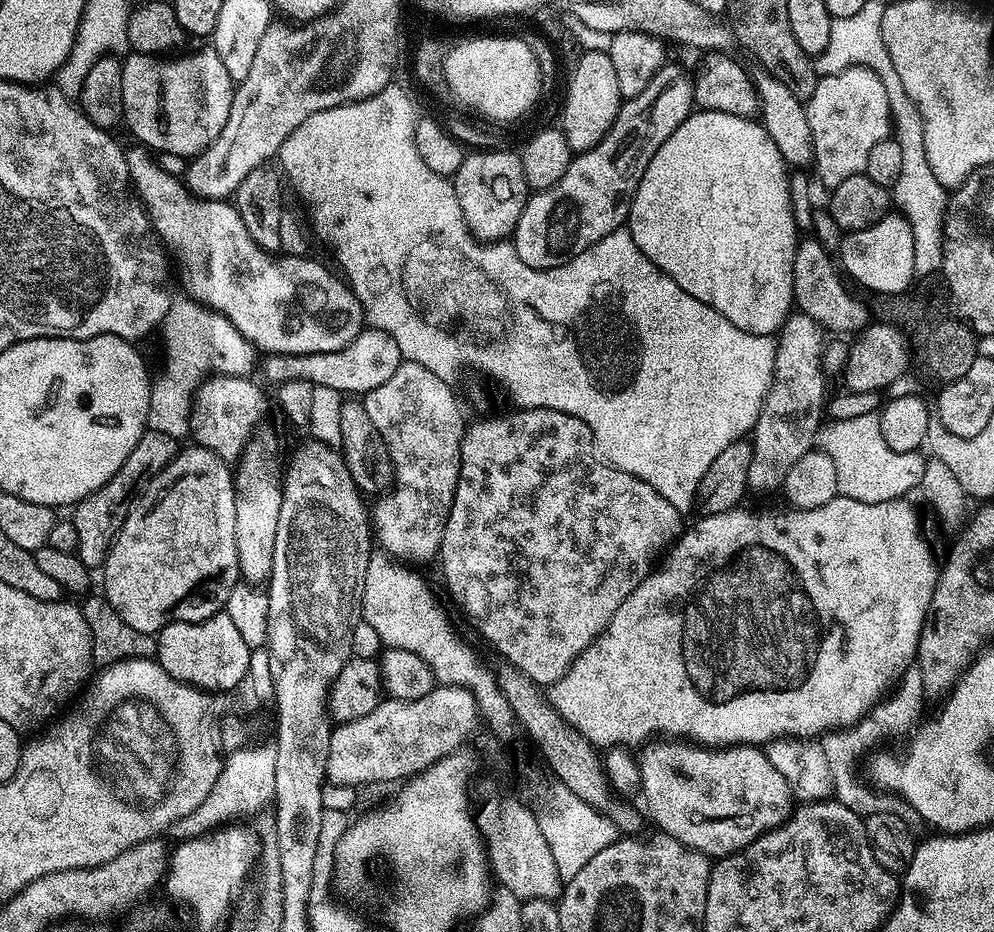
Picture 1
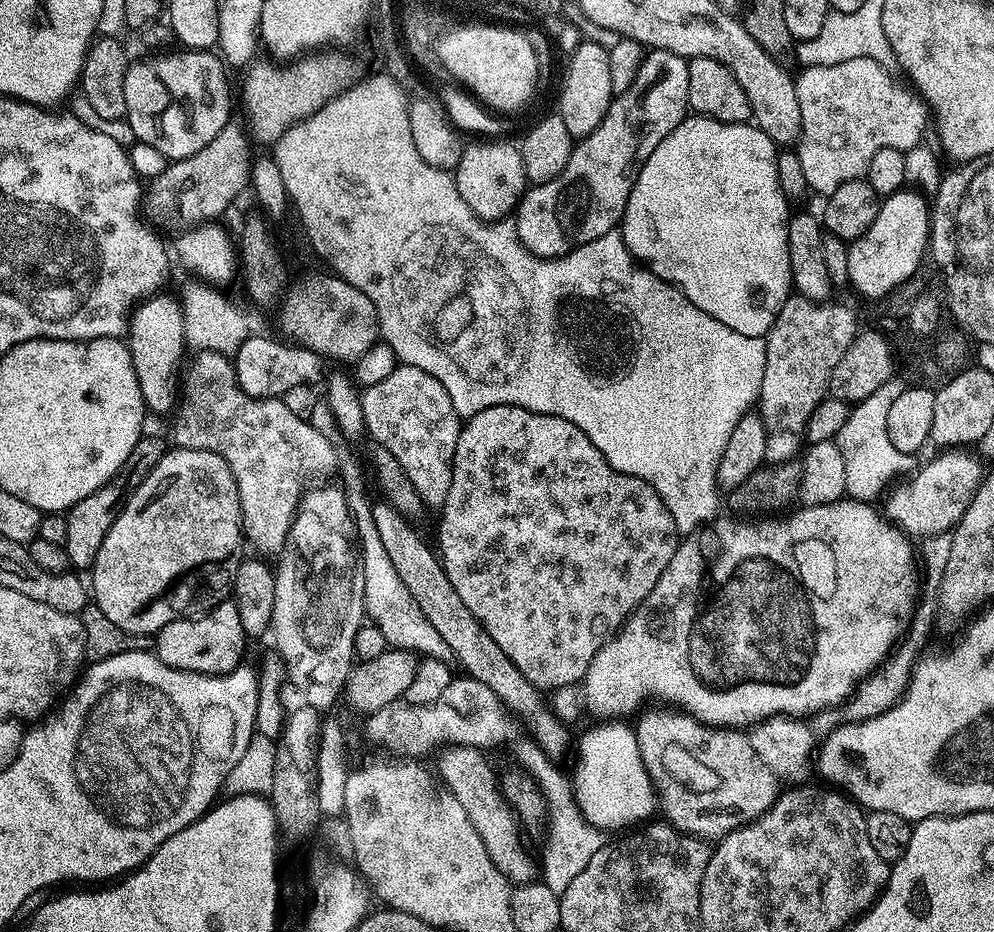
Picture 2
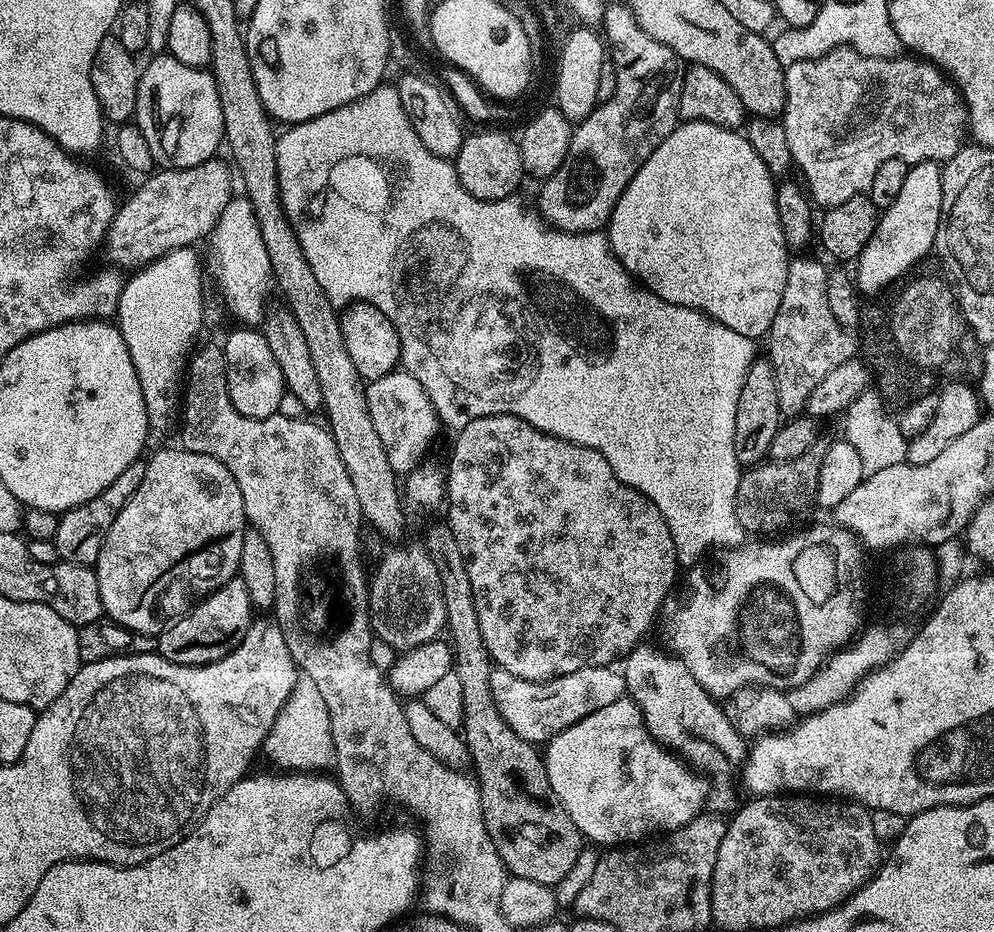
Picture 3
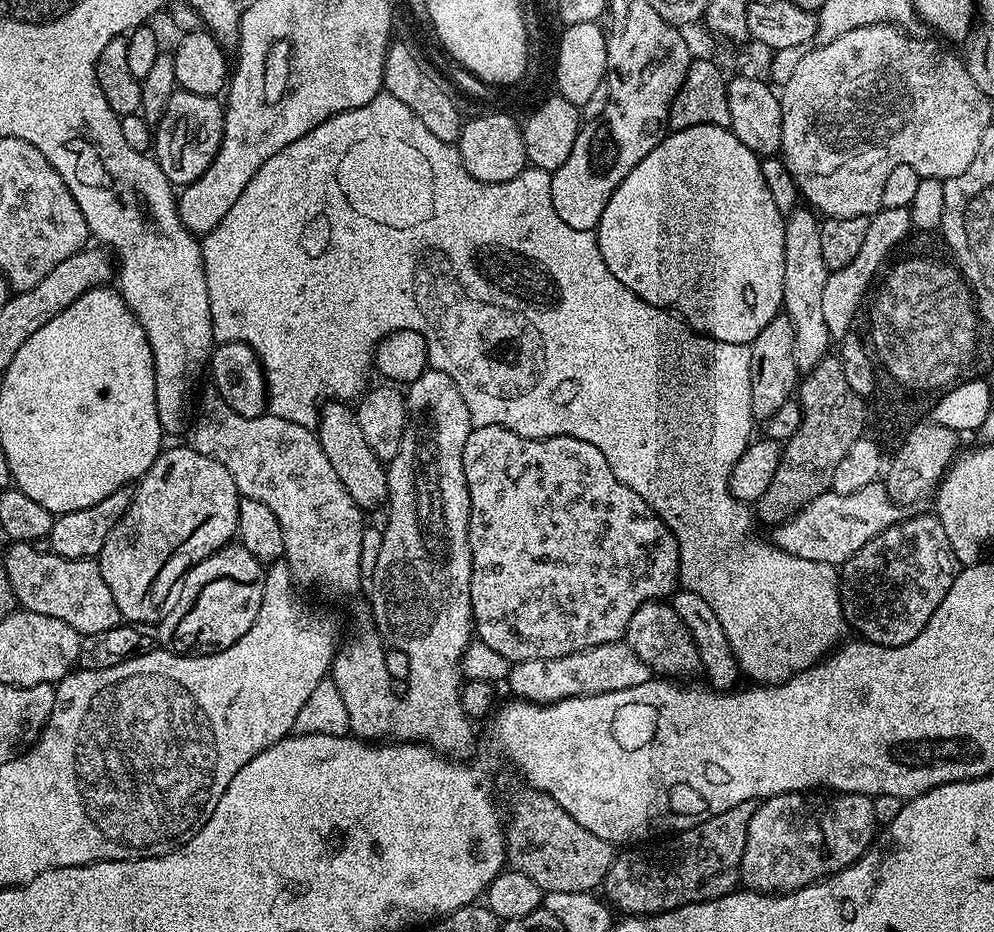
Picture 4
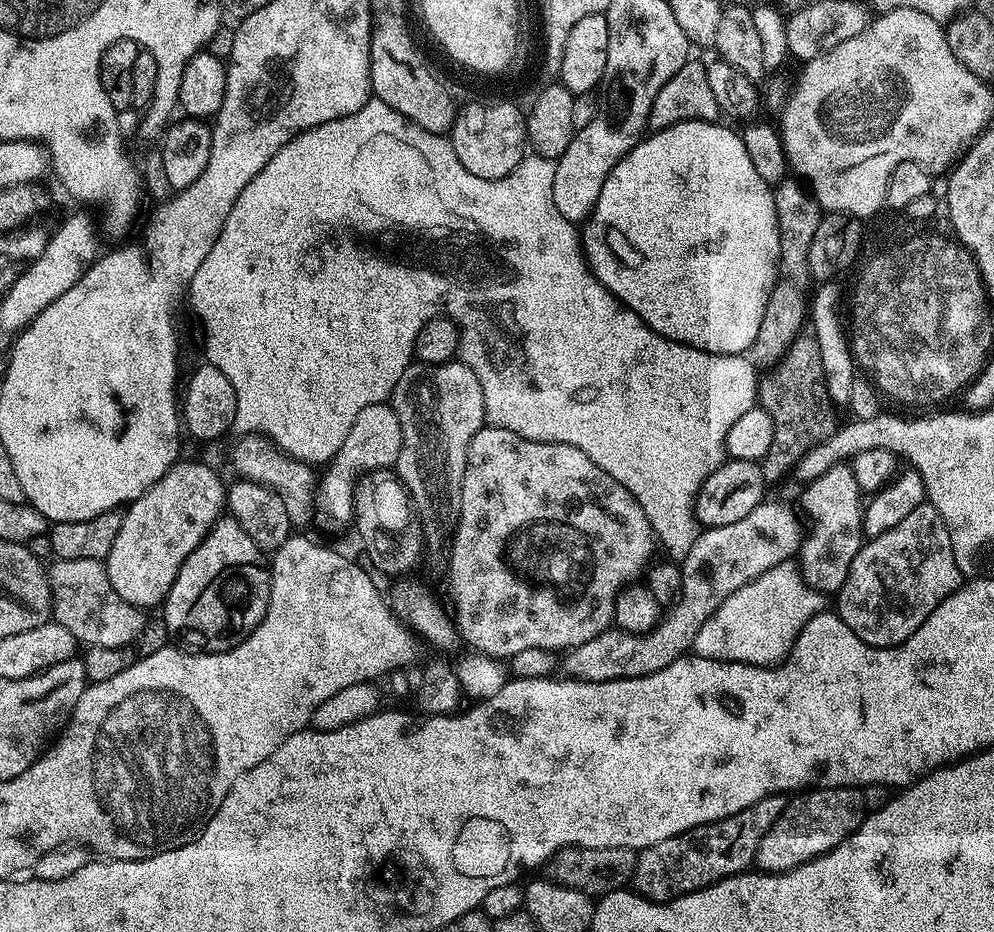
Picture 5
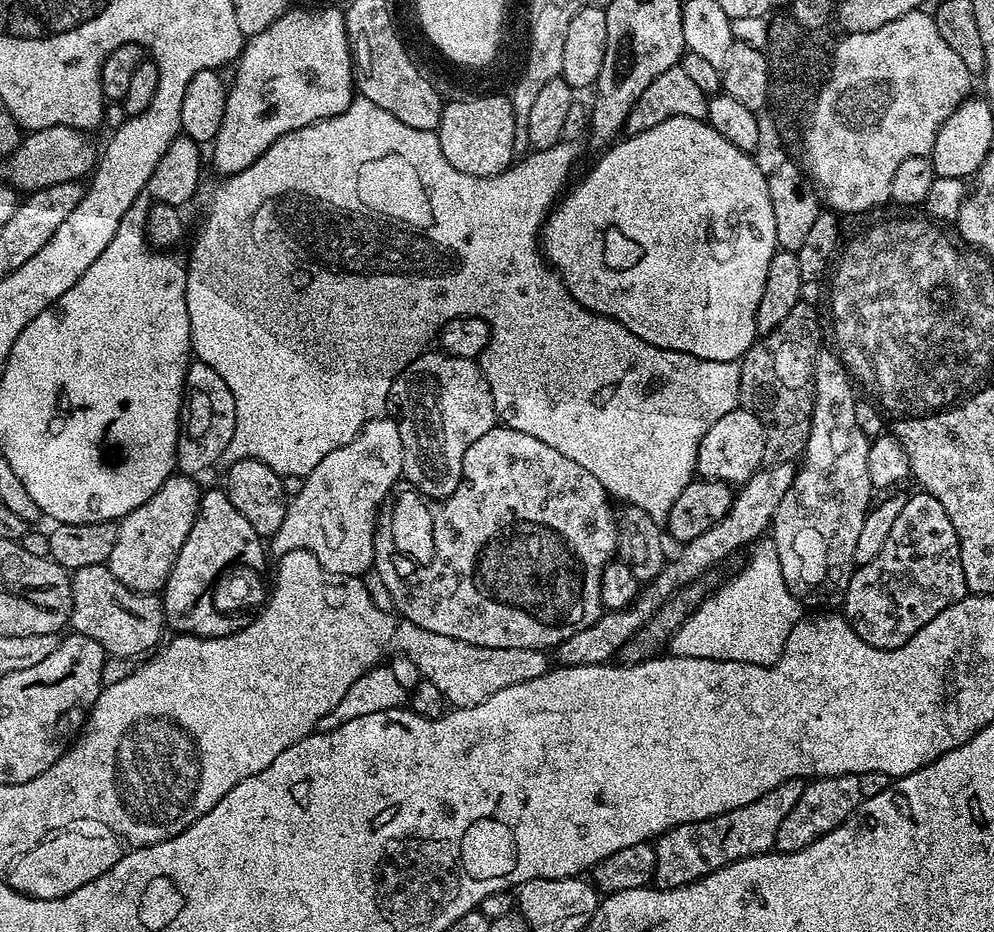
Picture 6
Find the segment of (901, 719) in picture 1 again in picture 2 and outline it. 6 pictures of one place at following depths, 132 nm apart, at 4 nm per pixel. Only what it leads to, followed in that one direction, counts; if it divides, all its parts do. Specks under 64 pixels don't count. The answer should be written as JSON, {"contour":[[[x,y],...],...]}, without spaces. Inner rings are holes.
{"contour":[[[944,533],[938,536],[928,536],[921,541],[920,564],[922,567],[922,583],[920,586],[920,597],[916,607],[913,609],[912,618],[909,621],[903,638],[897,646],[889,653],[887,659],[879,665],[870,675],[861,680],[854,689],[852,696],[846,698],[838,705],[824,708],[813,713],[809,717],[811,732],[818,738],[828,736],[836,727],[846,723],[856,723],[877,717],[878,714],[885,713],[901,699],[908,688],[909,678],[915,668],[915,663],[923,653],[922,649],[937,620],[942,614],[942,600],[939,598],[941,592],[942,578],[945,576],[947,563],[950,559],[953,536],[951,533]]]}

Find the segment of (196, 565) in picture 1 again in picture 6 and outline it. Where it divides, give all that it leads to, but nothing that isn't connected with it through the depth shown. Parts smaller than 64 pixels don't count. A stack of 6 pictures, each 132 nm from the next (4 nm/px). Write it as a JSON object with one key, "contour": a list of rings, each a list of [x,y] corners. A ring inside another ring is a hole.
{"contour":[[[174,474],[166,482],[162,482],[162,486],[158,486],[158,490],[154,494],[150,494],[150,498],[146,498],[146,502],[142,502],[142,506],[138,506],[138,510],[130,510],[130,514],[126,514],[118,521],[118,542],[114,542],[114,550],[110,550],[107,565],[110,574],[114,574],[114,578],[118,578],[118,582],[122,582],[122,586],[145,594],[163,593],[164,584],[170,578],[170,570],[178,558],[178,550],[182,550],[182,546],[194,526],[198,510],[201,508],[202,488],[196,483],[197,481],[193,477]]]}

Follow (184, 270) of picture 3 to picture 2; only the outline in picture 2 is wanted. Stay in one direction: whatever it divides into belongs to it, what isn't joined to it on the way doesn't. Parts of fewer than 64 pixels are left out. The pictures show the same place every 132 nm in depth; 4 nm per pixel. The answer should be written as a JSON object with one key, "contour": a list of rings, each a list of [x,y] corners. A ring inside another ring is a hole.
{"contour":[[[152,294],[143,302],[137,303],[128,325],[126,343],[132,355],[134,374],[138,374],[138,386],[142,390],[145,409],[152,414],[171,413],[178,404],[178,380],[175,380],[176,371],[181,371],[180,359],[184,356],[186,341],[184,339],[184,305],[175,295],[160,296]]]}

